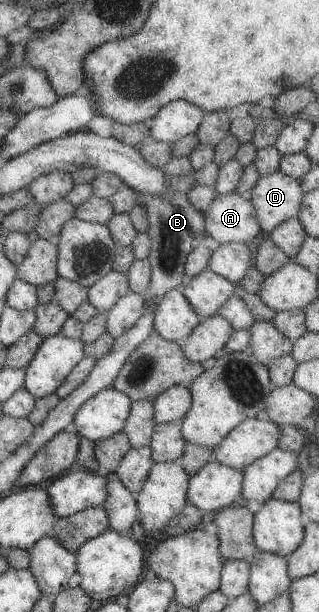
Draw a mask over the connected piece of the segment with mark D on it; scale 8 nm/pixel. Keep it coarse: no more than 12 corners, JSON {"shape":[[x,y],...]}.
{"shape":[[277,170],[260,175],[250,204],[263,234],[297,216],[303,190]]}

